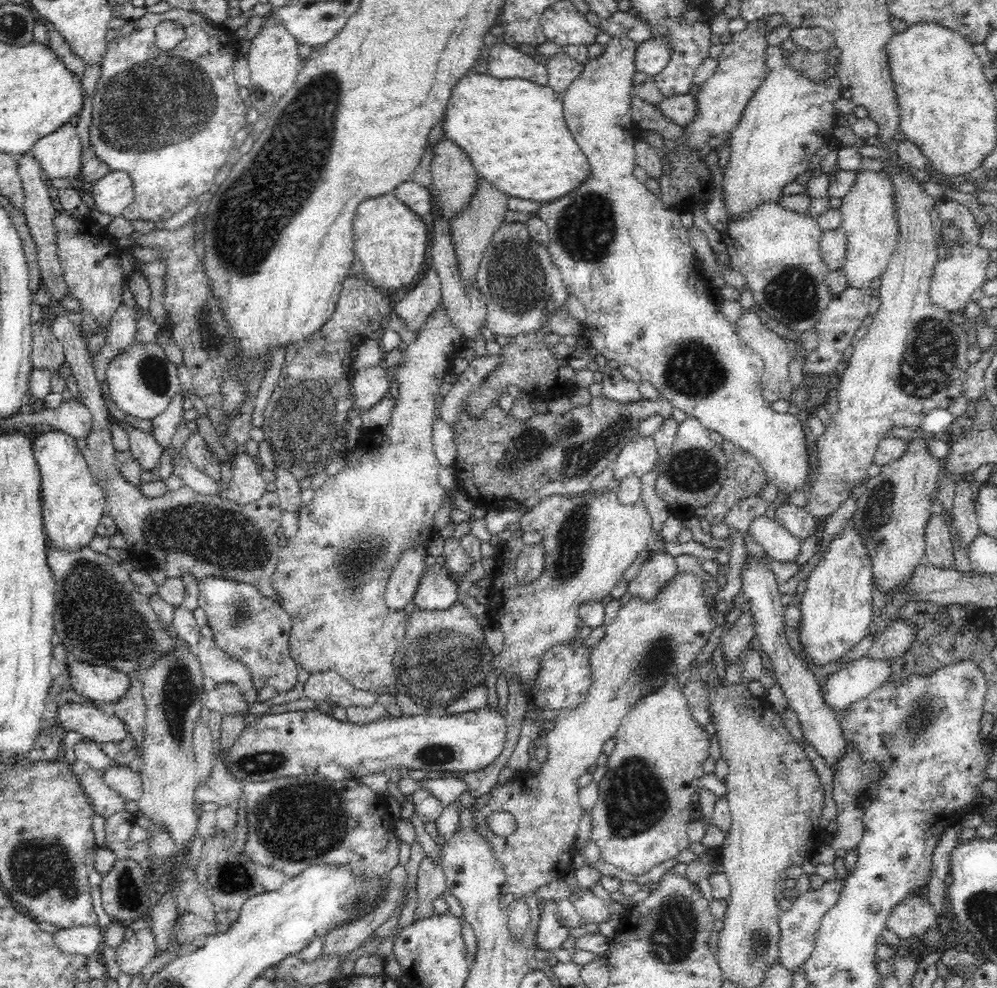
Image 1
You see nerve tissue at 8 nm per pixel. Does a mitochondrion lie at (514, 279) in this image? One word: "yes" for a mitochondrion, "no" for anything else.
yes

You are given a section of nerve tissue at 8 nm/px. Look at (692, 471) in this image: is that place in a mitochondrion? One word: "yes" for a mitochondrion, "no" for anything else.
yes

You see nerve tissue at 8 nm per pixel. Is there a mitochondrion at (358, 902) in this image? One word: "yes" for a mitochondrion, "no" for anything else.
yes

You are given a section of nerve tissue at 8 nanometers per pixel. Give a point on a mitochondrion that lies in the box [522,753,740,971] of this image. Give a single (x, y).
(673, 936)

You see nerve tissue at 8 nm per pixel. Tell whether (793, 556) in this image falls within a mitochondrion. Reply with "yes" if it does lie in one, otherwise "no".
no

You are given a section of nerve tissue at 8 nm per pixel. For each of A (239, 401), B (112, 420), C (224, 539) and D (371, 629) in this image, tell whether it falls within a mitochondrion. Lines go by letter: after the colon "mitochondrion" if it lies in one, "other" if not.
A: other
B: other
C: mitochondrion
D: other

